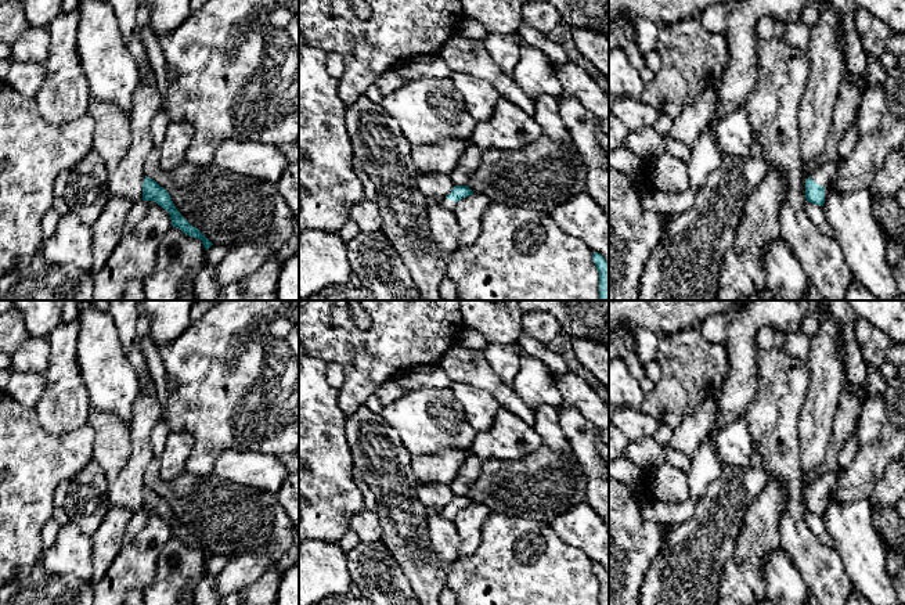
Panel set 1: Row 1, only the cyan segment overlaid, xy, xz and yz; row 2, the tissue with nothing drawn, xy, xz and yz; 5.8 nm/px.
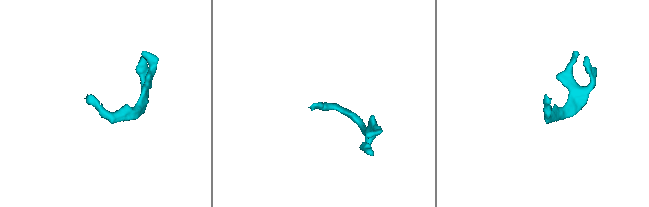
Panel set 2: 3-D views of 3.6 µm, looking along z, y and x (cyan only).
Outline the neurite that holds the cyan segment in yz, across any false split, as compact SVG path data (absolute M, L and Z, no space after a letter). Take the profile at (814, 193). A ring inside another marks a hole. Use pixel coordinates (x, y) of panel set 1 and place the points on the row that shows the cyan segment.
M837 155L808 176L805 181L805 199L808 202L823 206L825 187L833 181L840 163L841 158Z

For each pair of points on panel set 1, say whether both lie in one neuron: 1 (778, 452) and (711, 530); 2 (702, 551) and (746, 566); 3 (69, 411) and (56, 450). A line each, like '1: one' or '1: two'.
1: two
2: two
3: two

